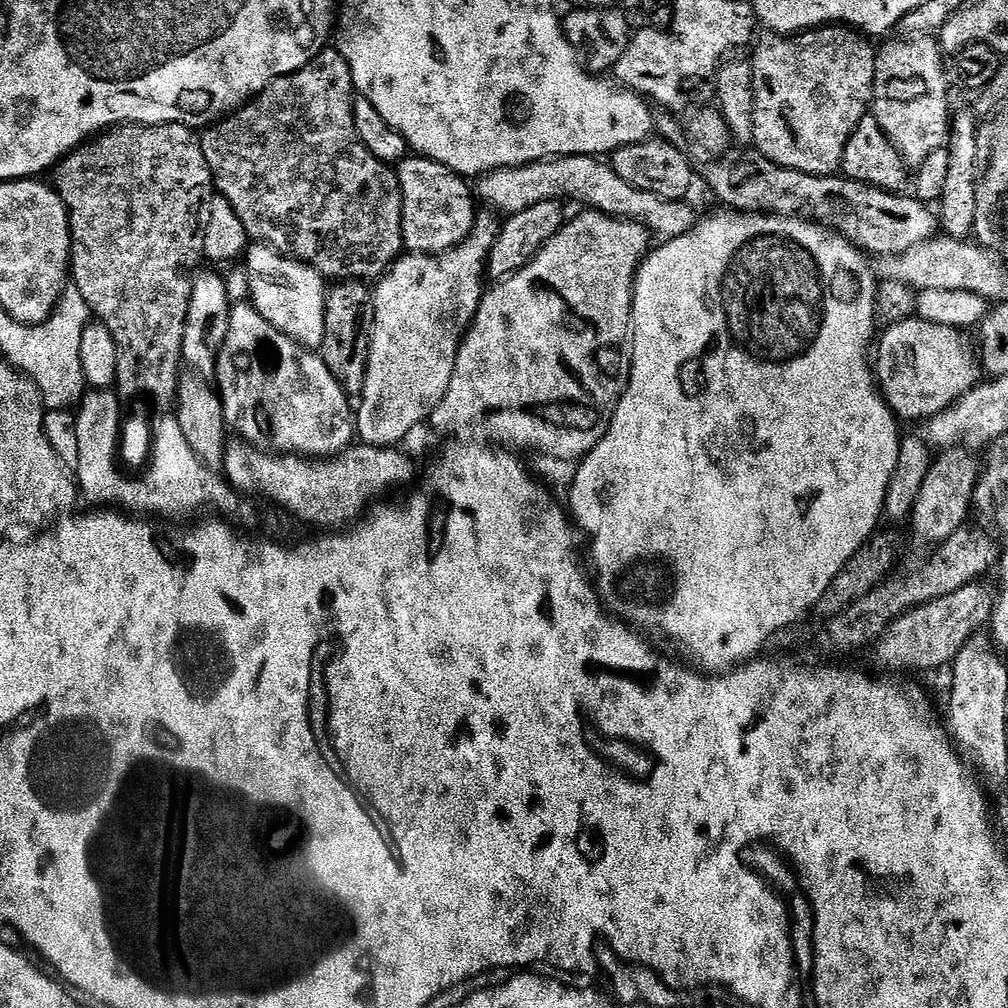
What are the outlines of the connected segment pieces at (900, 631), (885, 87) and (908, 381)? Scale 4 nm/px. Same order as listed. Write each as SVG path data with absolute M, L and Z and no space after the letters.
M980 582L967 584L962 586L962 590L954 590L954 594L946 594L946 598L920 604L917 608L912 608L899 616L874 645L877 662L892 672L928 672L931 668L947 669L952 661L958 658L961 650L972 641L973 636L983 629L980 627L983 624L985 627L991 621L994 596L993 593L988 593L984 586Z
M931 35L917 36L915 38L900 38L904 40L888 40L885 39L879 45L876 53L876 73L874 74L874 94L873 102L870 109L871 115L875 116L878 126L882 126L882 130L886 134L886 138L890 138L890 142L904 156L904 160L910 166L919 166L926 162L926 158L930 158L930 154L934 154L934 150L945 147L948 143L950 135L950 111L948 112L948 72L944 69L944 59L946 53L940 46L939 39L933 38Z
M913 318L906 322L889 324L883 331L879 333L878 343L874 348L874 375L881 396L890 406L892 413L901 421L920 419L923 421L925 418L942 414L951 404L963 398L971 388L981 383L982 365L978 359L977 349L973 341L971 344L964 337L967 335L961 329L938 326L938 322Z

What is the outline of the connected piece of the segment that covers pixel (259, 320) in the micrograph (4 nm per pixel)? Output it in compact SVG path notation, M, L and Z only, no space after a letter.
M248 302L231 305L228 333L216 359L214 384L224 403L224 417L237 437L261 449L277 454L295 454L305 458L337 456L354 440L354 408L344 387L330 374L326 362L311 348L296 343L279 332Z

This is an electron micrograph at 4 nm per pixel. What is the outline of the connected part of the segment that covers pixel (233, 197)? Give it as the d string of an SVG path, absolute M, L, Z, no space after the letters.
M329 46L297 72L271 80L243 106L205 127L200 136L215 191L234 206L249 237L310 265L328 282L379 281L405 251L400 183L395 171L374 158L358 138L353 99L350 66L339 48Z

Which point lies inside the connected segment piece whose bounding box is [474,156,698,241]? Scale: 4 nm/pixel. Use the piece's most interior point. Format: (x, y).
(586, 179)

